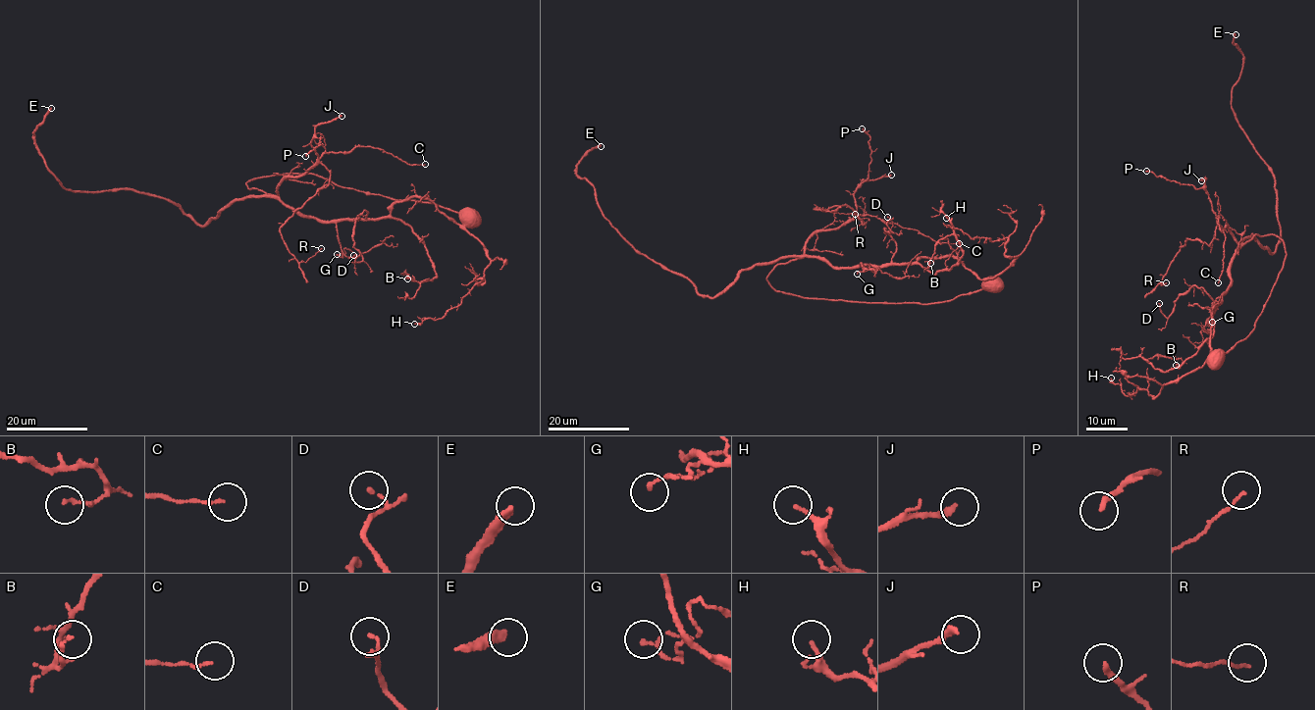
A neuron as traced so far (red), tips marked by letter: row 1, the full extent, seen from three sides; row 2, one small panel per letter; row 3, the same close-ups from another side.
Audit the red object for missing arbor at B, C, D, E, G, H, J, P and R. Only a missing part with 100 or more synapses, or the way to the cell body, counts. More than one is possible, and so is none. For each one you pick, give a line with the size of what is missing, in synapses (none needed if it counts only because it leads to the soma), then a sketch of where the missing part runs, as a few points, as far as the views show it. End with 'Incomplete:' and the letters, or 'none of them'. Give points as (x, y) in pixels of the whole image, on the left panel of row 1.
E: 350 syn | (51, 108), (120, 54), (104, 41), (134, 35), (139, 21), (168, 34), (146, 37), (113, 27)
Incomplete: E

